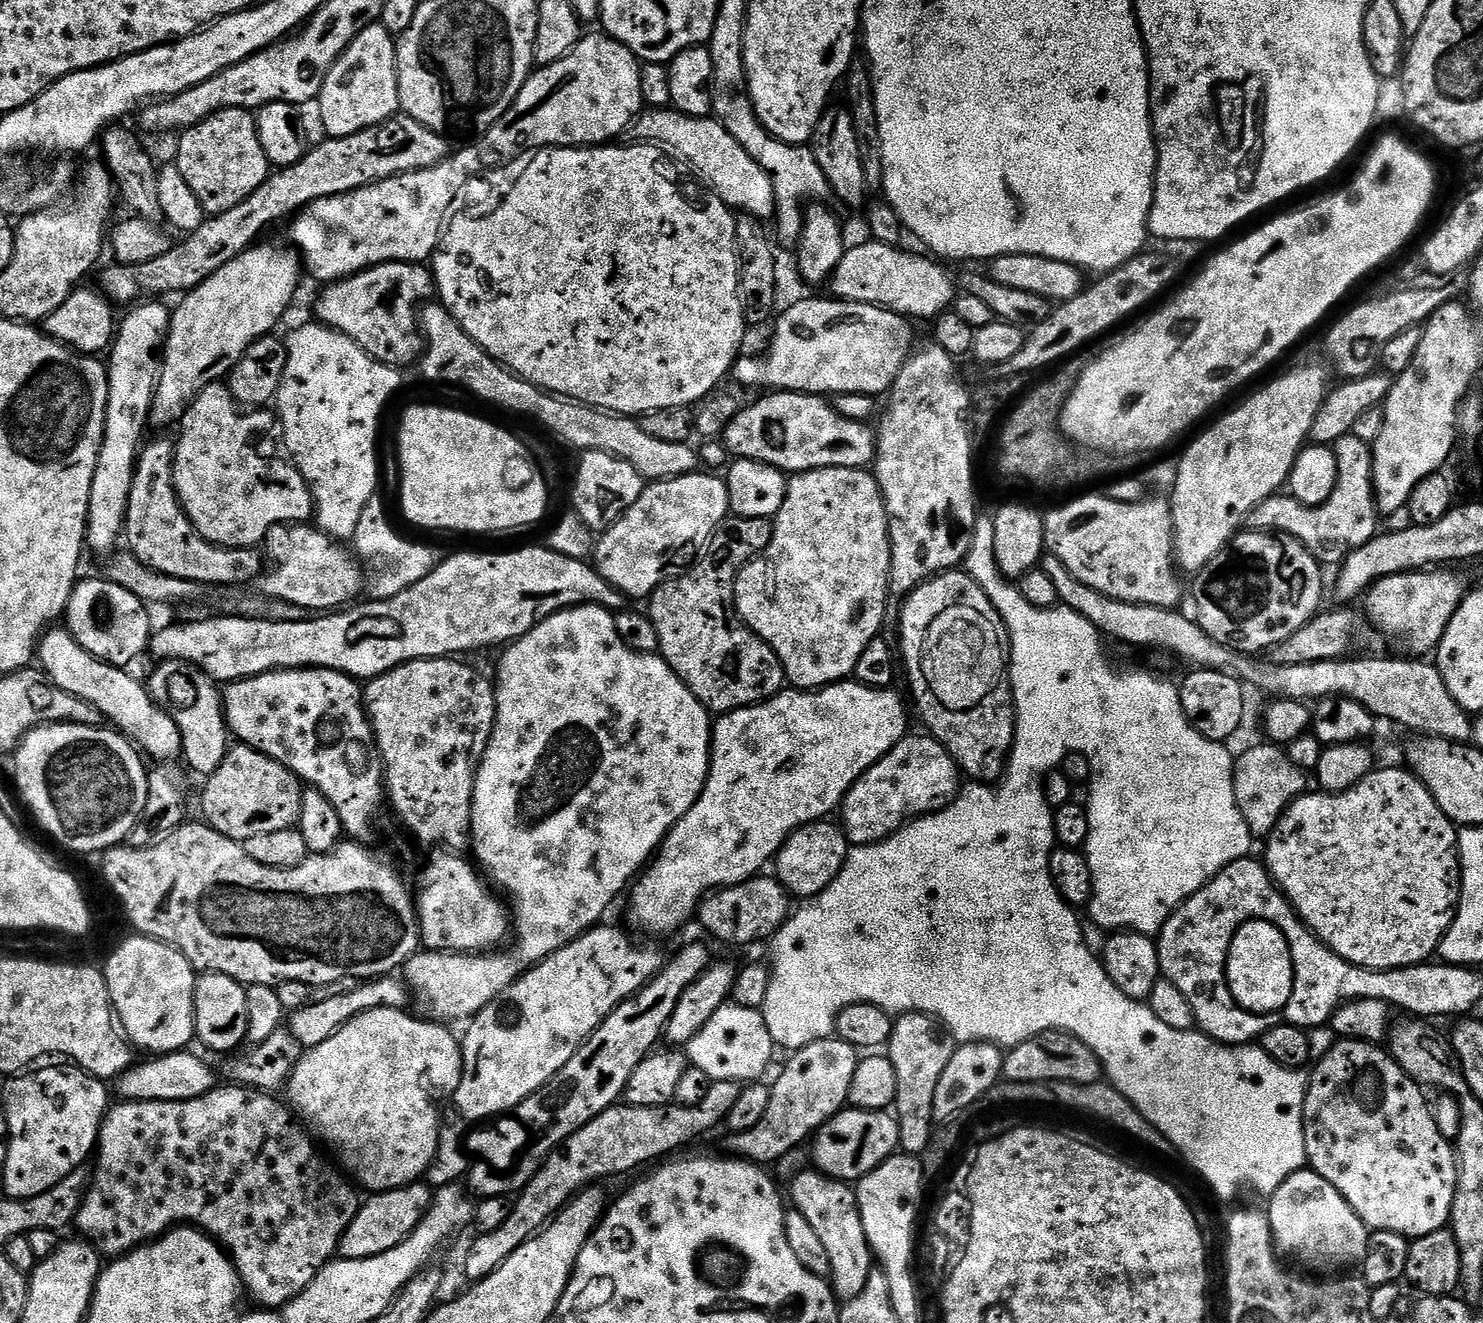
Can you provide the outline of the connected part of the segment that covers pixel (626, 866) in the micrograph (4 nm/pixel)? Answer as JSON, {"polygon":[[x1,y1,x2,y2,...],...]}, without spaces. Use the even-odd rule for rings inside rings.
{"polygon":[[581,604,581,605,580,605,580,607,579,607,579,608,567,608,567,609,566,609,566,610,562,610,562,611,561,611,561,612,559,612,559,613,558,613,558,614,554,614,554,615,553,615,553,616,547,616,547,617,546,617,546,618,545,618,545,620,543,620,543,621,542,621,542,622,541,622,541,624,539,624,539,625,538,625,538,626,534,626,534,630,530,630,530,631,529,631,529,632,528,632,528,633,527,633,527,634,526,634,526,635,525,635,525,636,522,636,522,637,520,637,520,639,519,639,519,640,513,640,513,641,512,641,512,643,511,643,511,644,509,644,509,645,507,645,507,647,505,647,505,648,504,648,504,649,503,649,503,651,501,651,501,652,504,652,504,653,502,653,502,654,501,654,501,656,500,656,500,665,498,665,498,666,497,666,497,668,496,668,496,676,495,676,495,675,494,675,494,687,495,687,495,690,496,690,496,721,495,721,495,722,494,722,494,726,493,726,493,727,492,727,492,733,491,733,491,734,490,734,490,738,489,738,489,739,488,739,488,745,487,745,487,746,486,746,486,748,485,748,485,750,484,750,484,756,483,756,483,758,481,758,481,759,480,759,480,765,479,765,479,766,478,766,478,767,477,767,477,768,476,768,476,781,475,781,475,782,474,782,474,788,473,788,473,790,472,790,472,830,471,830,471,833,470,833,470,852,473,852,473,854,474,854,474,855,476,855,476,860,477,860,477,861,476,861,476,860,475,860,475,863,476,863,476,864,477,864,477,865,479,865,479,867,480,867,480,868,481,868,481,869,482,869,482,872,483,872,483,875,484,875,484,876,485,876,485,877,487,877,487,879,488,879,488,880,489,880,489,881,491,881,491,880,490,880,490,879,492,879,492,880,493,880,493,882,494,882,494,883,496,883,496,884,497,884,497,886,498,886,498,887,500,887,500,888,501,888,501,890,502,890,502,891,504,891,504,892,505,892,505,894,506,894,506,895,508,895,508,896,512,896,512,910,511,910,511,906,510,906,510,928,511,928,511,931,512,931,512,932,513,932,513,933,514,933,514,940,515,940,515,936,516,936,516,949,514,949,514,950,513,950,513,952,504,952,504,951,505,951,505,950,492,950,492,951,489,951,489,952,488,952,488,953,487,953,487,954,469,954,469,953,466,953,466,952,449,952,449,953,447,953,447,952,430,952,430,951,427,951,427,950,421,950,421,951,419,951,419,952,417,952,417,953,416,953,416,955,415,955,415,956,412,956,412,957,411,957,411,958,410,958,410,959,409,959,409,960,408,960,408,962,407,962,407,964,405,964,405,965,404,965,404,967,403,967,403,969,402,969,402,979,403,979,403,981,404,981,404,983,405,983,405,985,406,985,406,987,407,987,407,989,408,989,408,991,409,991,409,993,410,993,410,996,411,996,411,999,412,999,412,1000,413,1000,413,1001,414,1001,414,1008,415,1008,415,1004,416,1004,416,1008,417,1008,417,1010,416,1010,416,1009,415,1009,415,1011,416,1011,416,1012,417,1012,417,1013,419,1013,419,1015,420,1015,420,1016,421,1016,421,1017,423,1017,423,1019,426,1019,426,1020,431,1020,431,1021,433,1021,433,1022,452,1022,452,1021,448,1021,448,1020,464,1020,464,1021,463,1021,463,1022,468,1022,468,1021,471,1021,471,1019,472,1019,472,1017,474,1017,474,1016,476,1016,476,1015,477,1015,477,1014,479,1014,479,1012,480,1012,480,1011,482,1011,482,1009,483,1009,483,1008,485,1008,485,1006,486,1006,486,1005,488,1005,488,1004,489,1004,489,1002,491,1002,491,1001,492,1001,492,1000,493,1000,493,999,494,999,494,998,498,998,498,994,502,994,502,990,506,990,506,989,507,989,507,988,508,988,508,987,510,987,510,985,512,985,512,984,513,984,513,983,514,983,514,981,516,981,516,980,517,980,517,979,518,979,518,977,519,977,519,976,522,976,522,975,524,975,524,973,525,973,525,972,527,972,527,971,528,971,528,969,529,969,529,968,531,968,531,967,532,967,532,965,534,965,534,964,538,964,538,963,540,963,540,961,542,961,542,960,544,960,544,959,545,959,545,958,546,958,546,957,547,957,547,956,549,956,549,955,550,955,550,954,554,954,554,953,555,953,555,952,557,952,557,951,558,951,558,949,559,949,559,948,561,948,561,947,562,947,562,946,566,946,566,945,567,945,567,944,569,944,569,943,570,943,570,942,574,942,574,941,575,941,575,940,576,940,576,939,578,939,578,938,579,938,579,936,580,936,580,935,581,935,581,934,583,934,583,932,589,932,589,931,590,931,590,929,592,929,592,928,595,928,595,927,597,927,597,925,599,925,599,924,600,924,600,923,601,923,601,921,603,921,603,920,600,920,600,919,602,919,602,918,603,918,603,916,604,916,604,911,606,911,606,910,607,910,607,908,608,908,608,907,610,907,610,906,611,906,611,904,612,904,612,903,614,903,614,902,615,902,615,900,616,900,616,895,618,895,618,894,619,894,619,892,620,892,620,891,622,891,622,890,623,890,623,888,624,888,624,887,625,887,625,888,624,888,624,891,625,891,625,889,627,889,627,888,628,888,628,887,629,887,629,885,631,885,631,884,632,884,632,883,633,883,633,881,635,881,635,880,636,880,636,879,637,879,637,877,639,877,639,875,640,875,640,873,641,873,641,871,642,871,642,869,643,869,643,868,644,868,644,867,645,867,645,865,647,865,647,864,648,864,648,863,649,863,649,861,651,861,651,860,652,860,652,859,653,859,653,856,654,856,654,853,655,853,655,852,656,852,656,851,657,851,657,849,659,849,659,847,660,847,660,845,661,845,661,844,663,844,663,842,664,842,664,839,666,839,666,837,667,837,667,836,668,836,668,831,670,831,670,829,672,829,672,827,674,827,674,826,675,826,675,824,676,824,676,823,678,823,678,822,679,822,679,821,680,821,680,820,681,820,681,818,683,818,683,816,684,816,684,815,685,815,685,814,686,814,686,810,690,810,690,806,694,806,694,802,695,802,695,801,696,801,696,800,697,800,697,799,698,799,698,797,700,797,700,795,701,795,701,794,702,794,702,790,703,790,703,789,704,789,704,783,705,783,705,782,706,782,706,778,707,778,707,777,708,777,708,757,709,757,709,755,710,755,710,749,711,749,711,746,712,746,712,724,711,724,711,723,710,723,710,713,709,713,709,711,708,711,708,709,707,709,707,708,704,708,704,707,702,707,702,706,701,706,701,705,700,705,700,703,699,703,699,702,698,702,698,698,694,698,694,694,693,694,693,693,692,693,692,691,690,691,690,689,689,689,689,688,687,688,687,686,685,686,685,684,684,684,684,681,683,681,683,680,680,680,680,679,679,679,679,678,678,678,678,674,674,674,674,670,673,670,673,669,672,669,672,668,671,668,671,666,670,666,670,665,669,665,669,664,668,664,668,663,667,663,667,662,665,662,665,660,664,660,664,658,663,658,663,656,661,656,661,655,659,655,659,654,653,654,653,655,650,655,650,656,647,656,647,655,646,655,646,654,638,654,638,653,637,653,637,652,635,652,635,651,634,651,634,650,630,650,630,646,626,646,626,642,622,642,622,638,618,638,618,634,617,634,617,633,616,633,616,617,615,617,615,615,613,615,613,613,611,613,611,612,609,612,609,611,608,611,608,609,606,609,606,608,599,608,599,606,597,606,597,605,596,605,596,604]]}

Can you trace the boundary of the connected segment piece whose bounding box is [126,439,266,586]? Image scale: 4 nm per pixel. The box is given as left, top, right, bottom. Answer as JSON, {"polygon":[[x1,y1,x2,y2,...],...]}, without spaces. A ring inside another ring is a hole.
{"polygon":[[171,439,152,440,136,457,136,473,128,499,126,544,131,553,154,571,205,586,248,586,265,571,266,560,256,548,224,548,212,544,190,522,174,486,172,463,176,446]]}

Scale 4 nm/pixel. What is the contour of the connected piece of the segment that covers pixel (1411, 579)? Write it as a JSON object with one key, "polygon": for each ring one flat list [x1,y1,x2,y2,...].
{"polygon":[[1417,570,1415,572,1399,572,1393,576,1384,576,1367,589,1364,600,1364,612,1372,624,1377,624,1386,635,1392,639,1396,648,1401,648,1401,653,1412,658,1424,658,1435,653,1442,642,1442,634,1446,634,1446,626,1450,626,1450,618,1458,610,1458,606,1466,595,1466,587,1455,576,1452,570]]}

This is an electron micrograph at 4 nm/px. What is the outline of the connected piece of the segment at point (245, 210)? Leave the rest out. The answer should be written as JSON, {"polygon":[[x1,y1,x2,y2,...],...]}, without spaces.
{"polygon":[[403,114,392,116,366,130,358,130,358,134,350,134,346,138,324,138,321,144,316,144,313,148,311,145,298,162,269,174,262,186,258,186,258,190,254,190,250,198,238,202,234,210,226,210,204,219,202,226,183,237,184,244,177,248,176,245,169,247,166,254,150,262,109,263,109,268,100,276,99,291,116,306,132,306,141,298,164,298,160,296,168,296,171,292,190,293,202,282,206,282,206,278,210,278,214,270,251,247,271,224,295,217,313,200,367,188,376,180,433,168,450,154,448,144,445,137]]}

